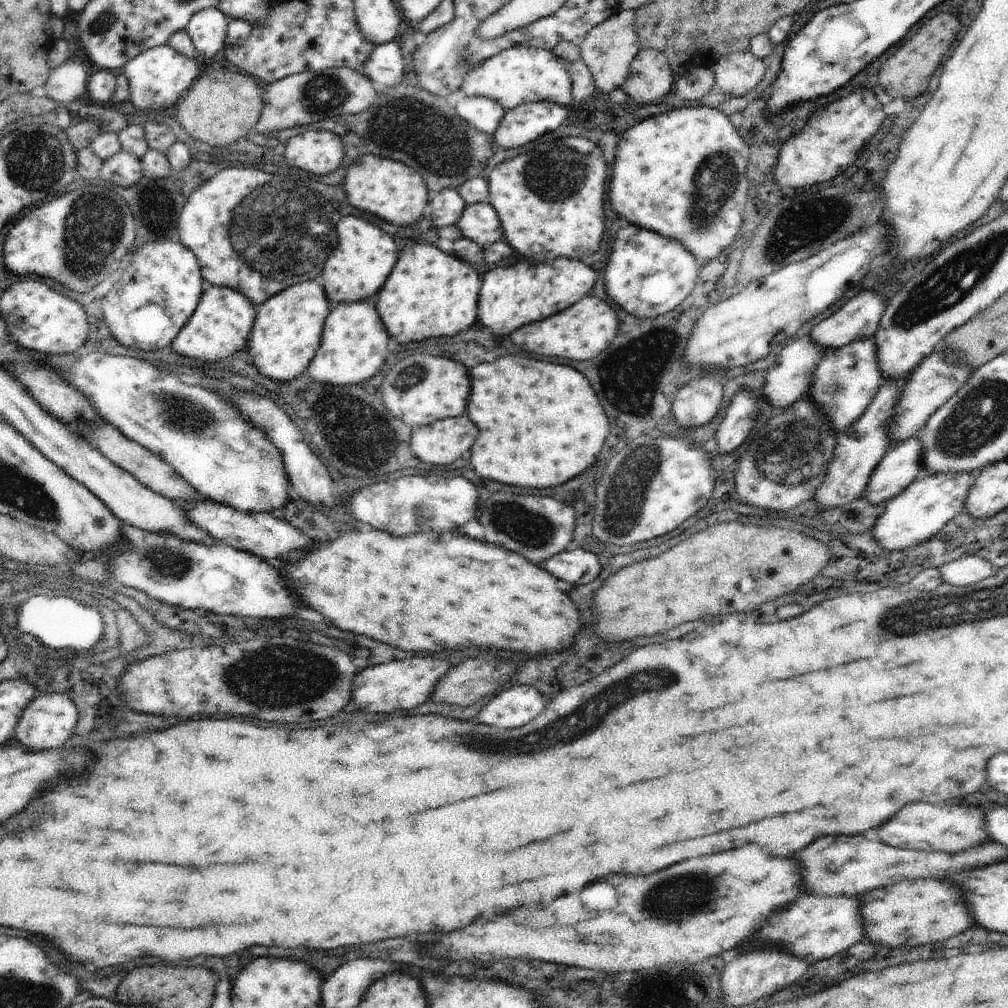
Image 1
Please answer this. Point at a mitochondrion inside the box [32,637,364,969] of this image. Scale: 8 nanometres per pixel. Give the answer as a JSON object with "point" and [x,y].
{"point":[268,681]}

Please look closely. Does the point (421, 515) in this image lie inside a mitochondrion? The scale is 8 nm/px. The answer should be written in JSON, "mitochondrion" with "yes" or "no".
{"mitochondrion":"yes"}

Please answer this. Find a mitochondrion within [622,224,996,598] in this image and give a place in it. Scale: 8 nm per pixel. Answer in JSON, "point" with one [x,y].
{"point":[791,456]}

